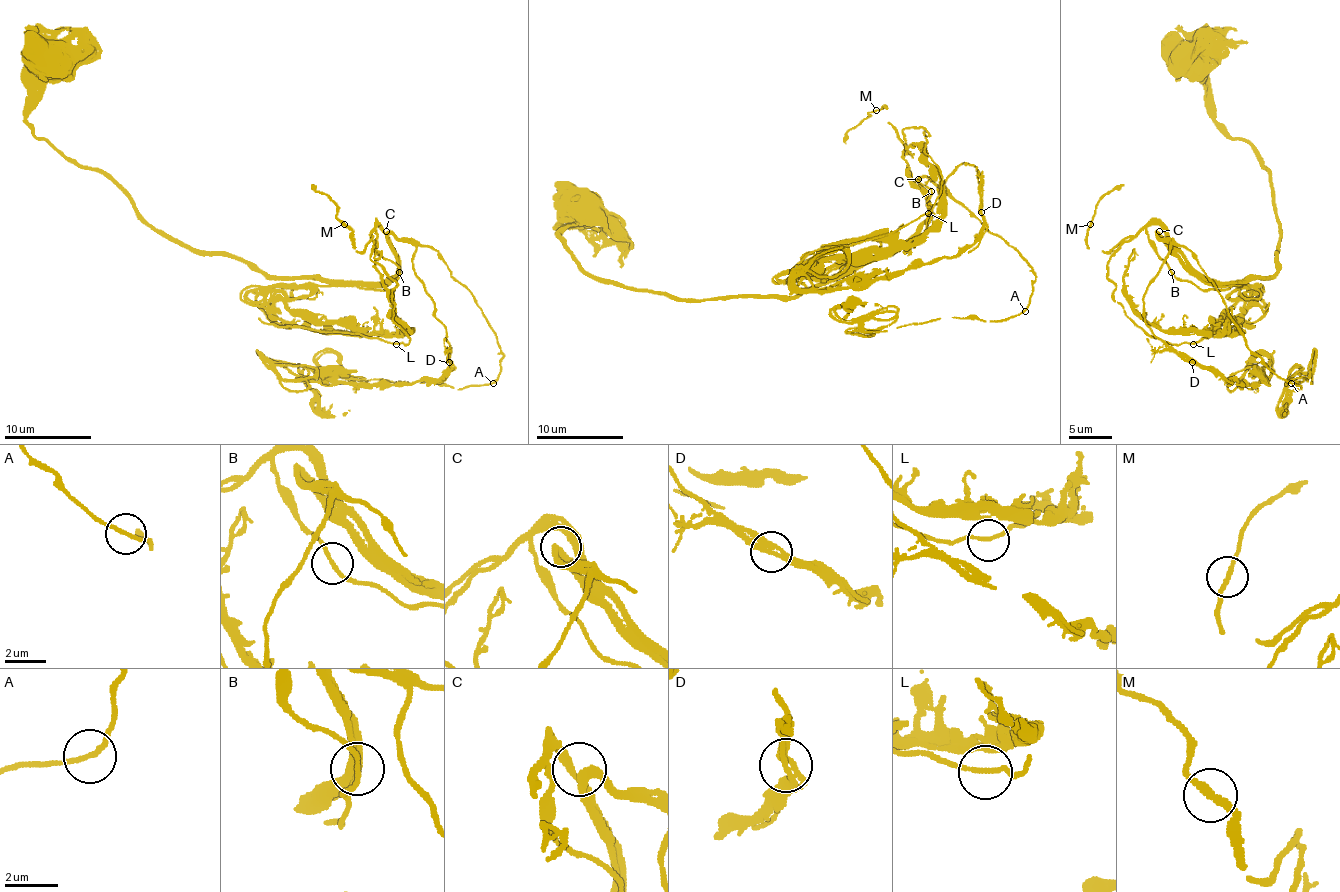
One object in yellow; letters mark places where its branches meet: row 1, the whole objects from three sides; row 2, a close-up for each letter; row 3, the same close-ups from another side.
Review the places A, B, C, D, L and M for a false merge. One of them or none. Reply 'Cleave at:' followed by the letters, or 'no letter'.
Cleave at: no letter

